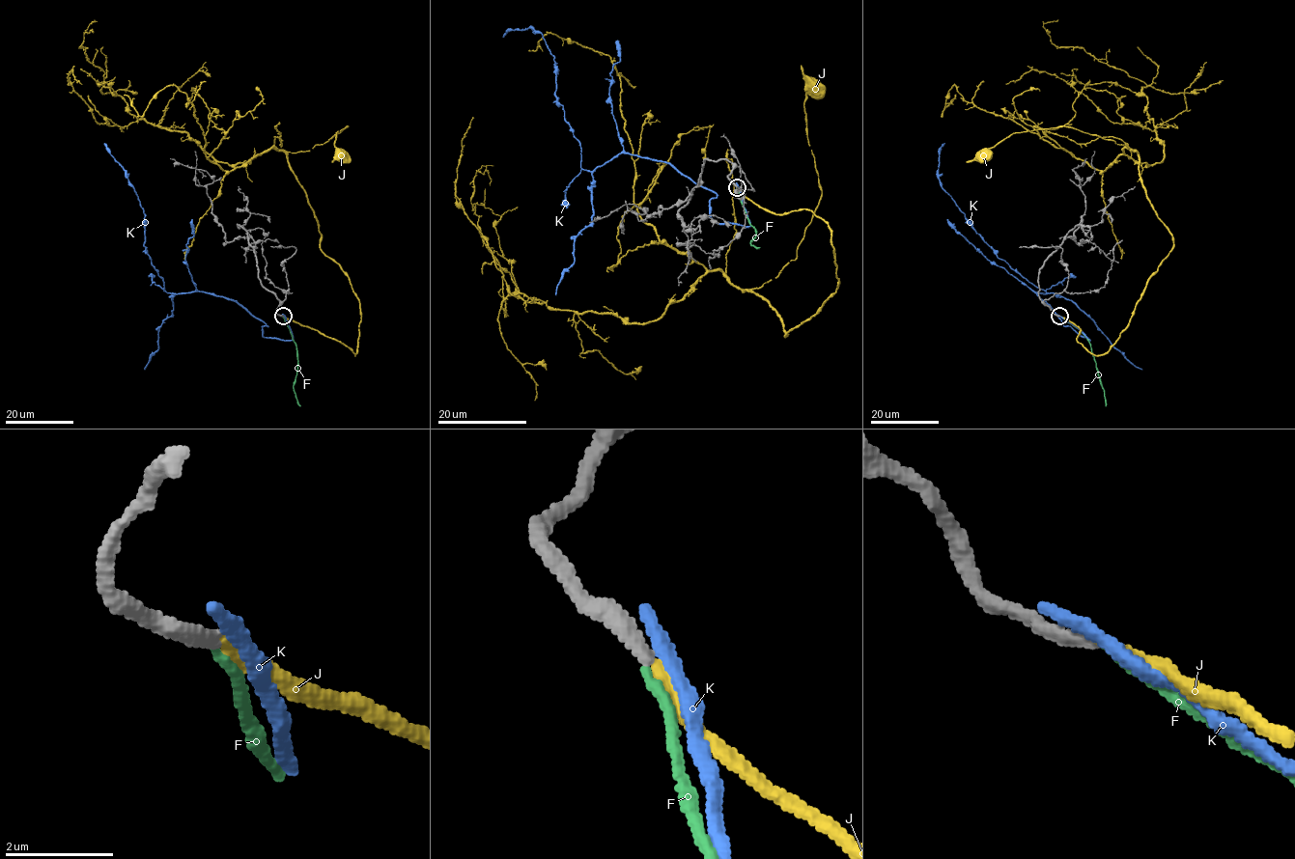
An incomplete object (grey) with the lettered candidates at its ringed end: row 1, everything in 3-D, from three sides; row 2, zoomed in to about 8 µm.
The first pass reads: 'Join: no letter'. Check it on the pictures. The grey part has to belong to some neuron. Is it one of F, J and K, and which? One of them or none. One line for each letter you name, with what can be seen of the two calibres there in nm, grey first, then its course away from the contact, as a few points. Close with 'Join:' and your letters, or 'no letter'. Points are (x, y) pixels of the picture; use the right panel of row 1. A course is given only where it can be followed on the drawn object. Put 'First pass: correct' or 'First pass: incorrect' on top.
First pass: incorrect
J: 280 nm thick on the grey side, 220 nm on the other; it runs (1059, 316), (1103, 355), (1173, 246), (1142, 184), (1139, 154), (1064, 125), (1015, 132), (983, 155)
Join: J

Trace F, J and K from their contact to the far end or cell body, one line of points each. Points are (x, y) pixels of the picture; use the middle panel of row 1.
F: (737, 187), (747, 221), (753, 226), (755, 236), (750, 243), (760, 247)
J: (737, 187), (830, 231), (837, 289), (784, 336), (742, 291), (796, 258), (822, 194), (803, 101), (815, 87)
K: (737, 186), (748, 226), (717, 223), (717, 195), (662, 161), (619, 152), (584, 171), (542, 35), (503, 37)

